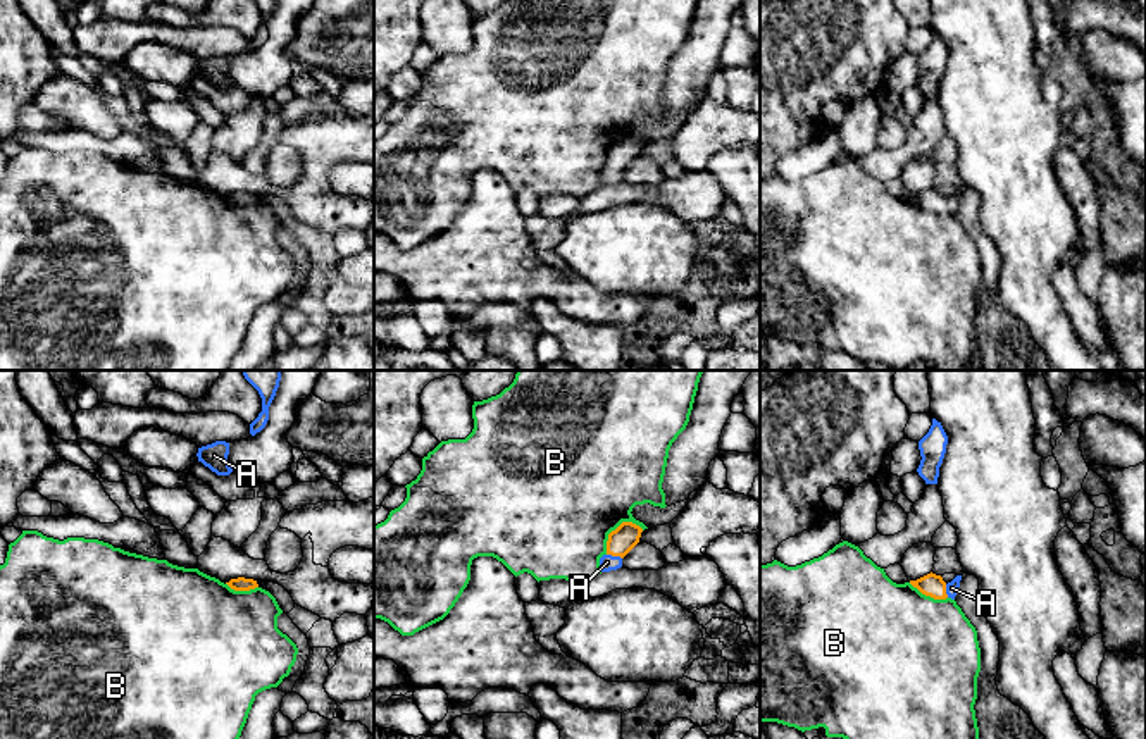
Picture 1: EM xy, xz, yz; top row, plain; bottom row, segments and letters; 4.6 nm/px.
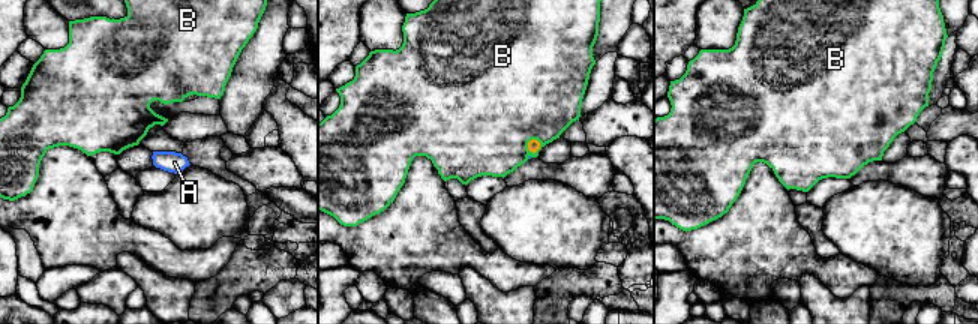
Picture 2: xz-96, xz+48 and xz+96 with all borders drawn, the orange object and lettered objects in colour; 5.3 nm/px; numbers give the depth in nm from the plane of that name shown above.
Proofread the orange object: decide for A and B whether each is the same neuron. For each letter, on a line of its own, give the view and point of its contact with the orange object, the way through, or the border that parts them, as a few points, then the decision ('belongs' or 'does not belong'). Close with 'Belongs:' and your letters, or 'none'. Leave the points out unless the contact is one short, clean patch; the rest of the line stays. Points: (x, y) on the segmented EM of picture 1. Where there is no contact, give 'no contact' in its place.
A: meets orange in xz at (614, 555); runs through xz (626, 536), (614, 555), (607, 562); belongs
B: meets orange in xz at (617, 527); border along xz (643, 529), (631, 522), (621, 522), (609, 534), (605, 553); does not belong
Belongs: A

